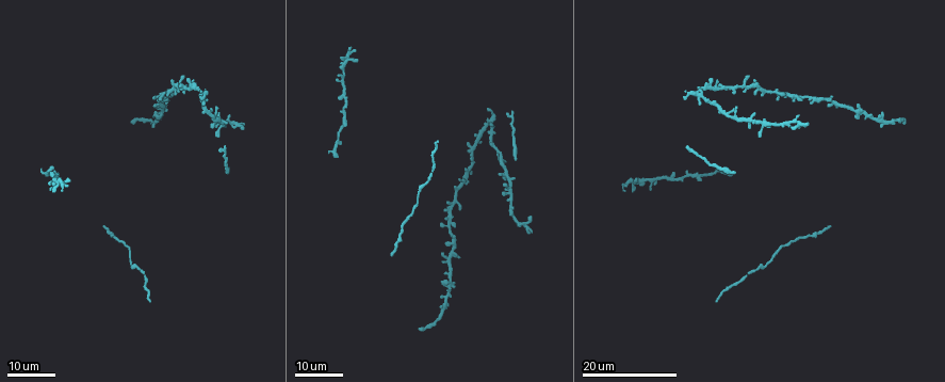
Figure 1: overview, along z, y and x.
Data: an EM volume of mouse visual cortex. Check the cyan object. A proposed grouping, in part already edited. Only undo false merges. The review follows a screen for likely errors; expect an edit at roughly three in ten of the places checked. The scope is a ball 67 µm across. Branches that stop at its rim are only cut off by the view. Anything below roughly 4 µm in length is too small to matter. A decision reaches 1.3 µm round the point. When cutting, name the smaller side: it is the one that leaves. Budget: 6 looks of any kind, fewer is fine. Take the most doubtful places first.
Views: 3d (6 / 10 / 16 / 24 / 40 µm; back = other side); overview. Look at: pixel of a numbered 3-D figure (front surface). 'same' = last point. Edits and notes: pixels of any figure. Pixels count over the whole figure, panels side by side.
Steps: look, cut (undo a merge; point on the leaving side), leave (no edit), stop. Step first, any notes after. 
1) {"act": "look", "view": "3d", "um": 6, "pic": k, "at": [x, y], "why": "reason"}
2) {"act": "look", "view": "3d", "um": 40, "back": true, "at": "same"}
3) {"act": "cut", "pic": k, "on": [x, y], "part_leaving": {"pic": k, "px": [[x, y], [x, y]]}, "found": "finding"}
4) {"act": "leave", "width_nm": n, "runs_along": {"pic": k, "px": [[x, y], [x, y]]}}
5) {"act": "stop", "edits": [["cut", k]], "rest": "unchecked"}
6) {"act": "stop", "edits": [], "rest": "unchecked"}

{"act": "look", "view": "3d", "um": 24, "pic": 1, "at": [766, 124], "why": "four arms meet"}

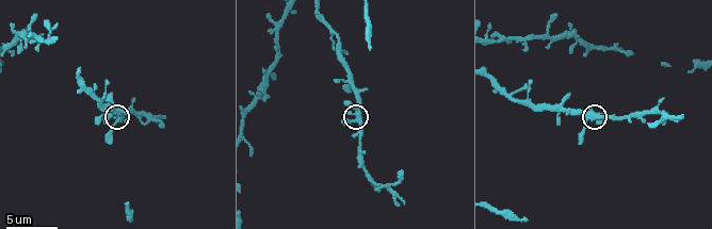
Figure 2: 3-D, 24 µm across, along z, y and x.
{"act": "look", "view": "3d", "um": 10, "pic": 2, "at": [357, 110]}

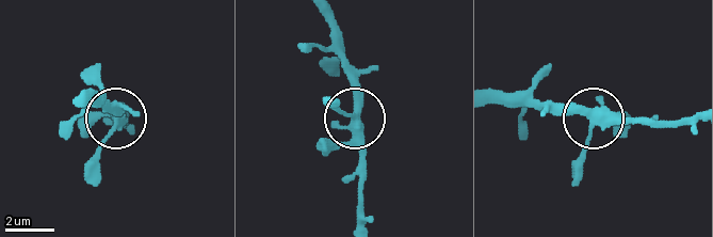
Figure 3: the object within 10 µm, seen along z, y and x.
{"act": "leave", "arms": 4, "found": "all the same neuron"}

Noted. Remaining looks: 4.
{"act": "look", "view": "3d", "um": 24, "pic": 1, "at": [453, 203], "why": "four arms meet"}

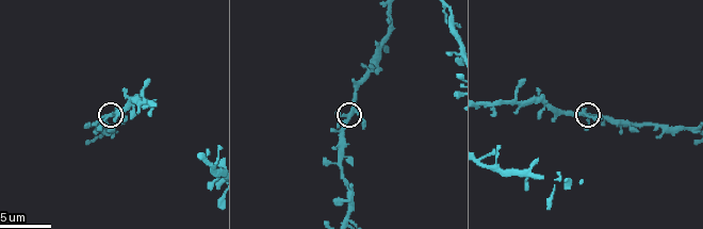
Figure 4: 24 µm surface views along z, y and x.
{"act": "look", "view": "3d", "um": 10, "pic": 4, "at": [346, 117]}

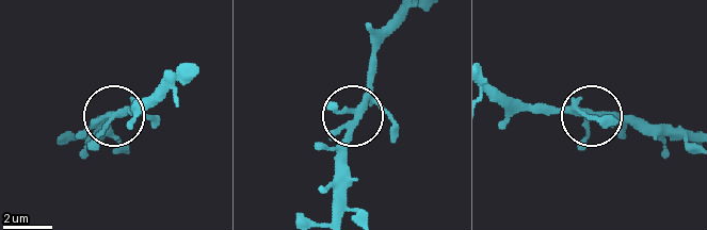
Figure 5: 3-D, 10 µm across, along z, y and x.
{"act": "look", "view": "3d", "um": 6, "pic": 5, "at": [355, 111]}

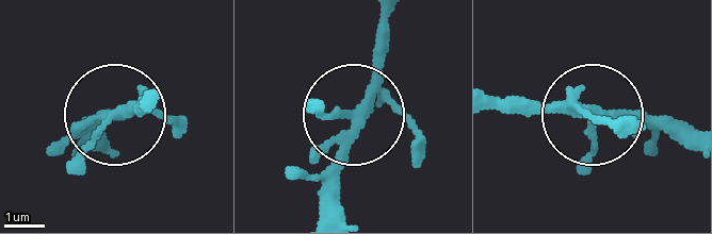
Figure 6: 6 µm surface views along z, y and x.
{"act": "leave", "arms": 4, "runs_along": {"pic": 6, "px": [[329, 215], [381, 22]]}, "found": "one neuron here"}

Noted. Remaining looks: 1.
{"act": "stop", "edits": [], "rest": "unchecked"}

